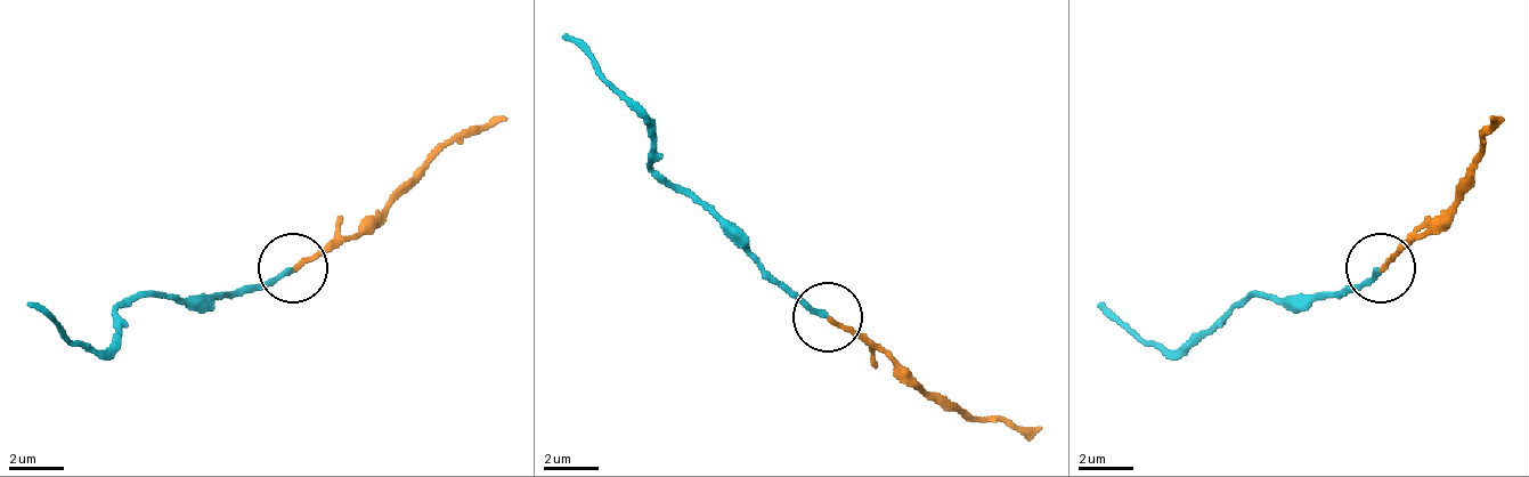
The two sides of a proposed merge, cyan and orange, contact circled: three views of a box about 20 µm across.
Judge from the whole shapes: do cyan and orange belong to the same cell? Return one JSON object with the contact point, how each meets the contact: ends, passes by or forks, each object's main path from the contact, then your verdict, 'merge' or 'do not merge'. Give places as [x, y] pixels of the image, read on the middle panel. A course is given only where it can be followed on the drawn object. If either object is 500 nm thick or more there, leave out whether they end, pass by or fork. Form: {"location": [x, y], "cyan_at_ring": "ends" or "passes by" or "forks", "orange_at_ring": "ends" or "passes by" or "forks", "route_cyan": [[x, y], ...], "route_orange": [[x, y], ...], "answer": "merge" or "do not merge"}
{"location": [828, 316], "cyan_at_ring": "ends", "orange_at_ring": "ends", "route_cyan": [[829, 315], [767, 273], [671, 184], [636, 114], [608, 80], [560, 38]], "route_orange": [[829, 315], [878, 342], [933, 397], [989, 419], [1043, 426]], "answer": "merge"}

